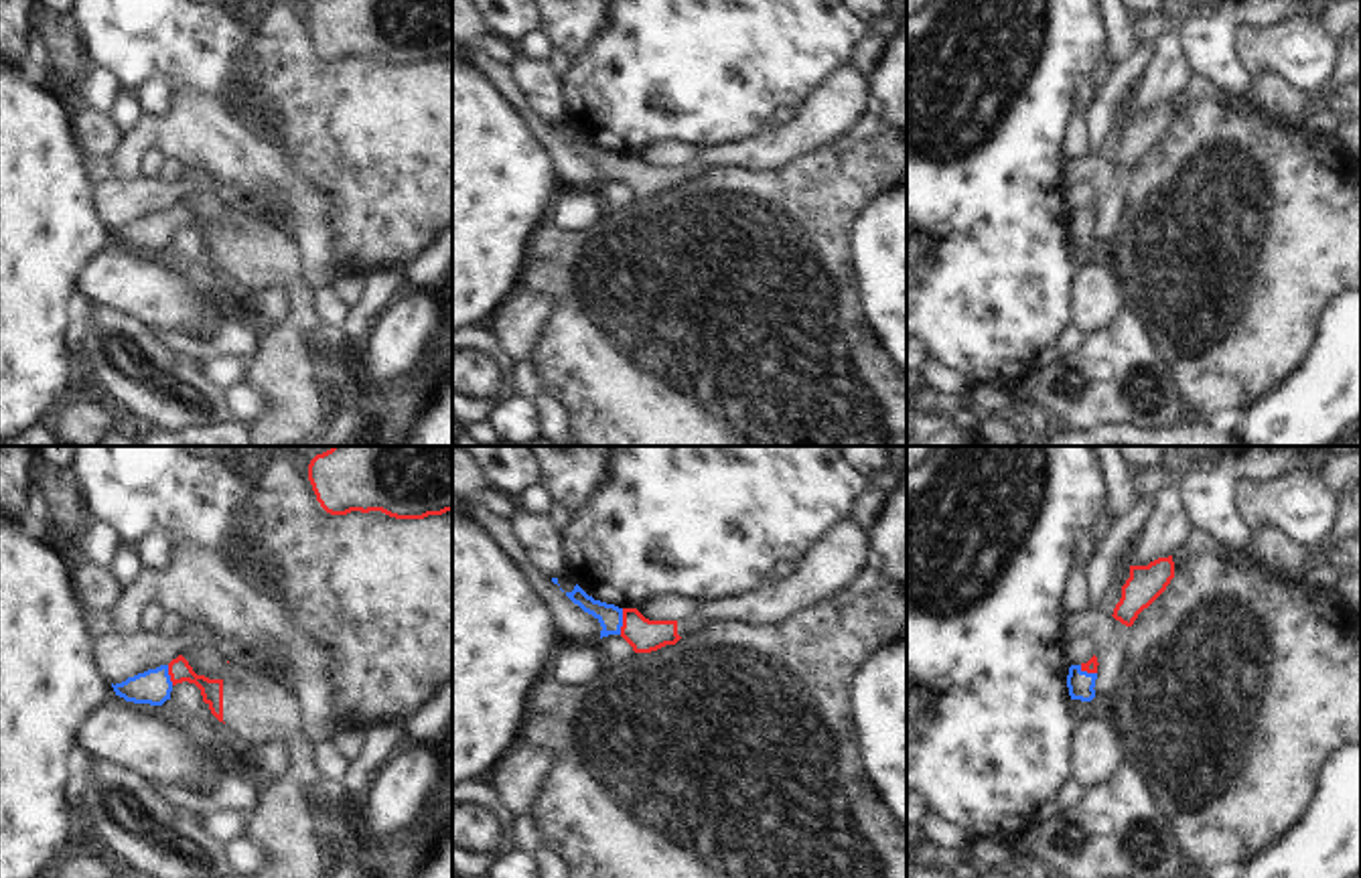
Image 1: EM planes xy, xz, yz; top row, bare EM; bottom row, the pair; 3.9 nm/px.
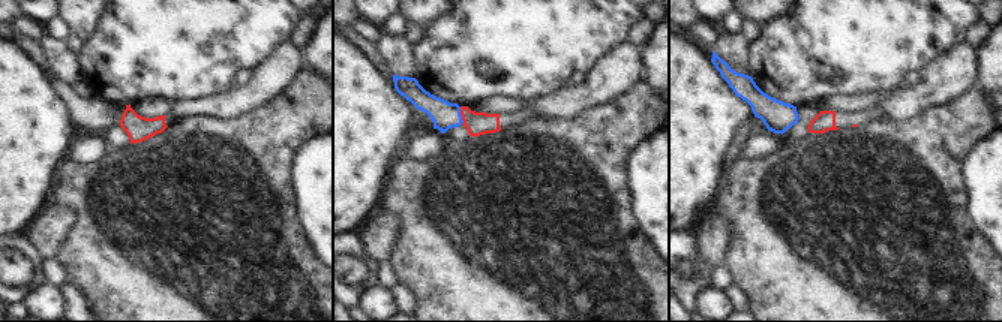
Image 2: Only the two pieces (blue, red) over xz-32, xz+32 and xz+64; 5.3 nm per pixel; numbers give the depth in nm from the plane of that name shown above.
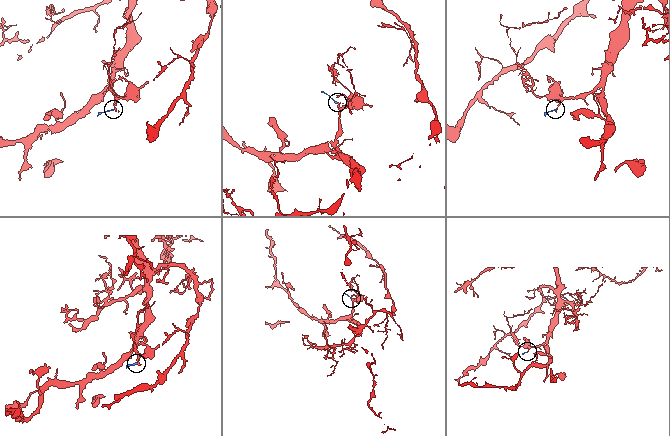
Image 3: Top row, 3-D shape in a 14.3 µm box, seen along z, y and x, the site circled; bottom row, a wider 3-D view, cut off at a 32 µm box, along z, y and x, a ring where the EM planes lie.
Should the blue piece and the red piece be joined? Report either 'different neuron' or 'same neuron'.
same neuron

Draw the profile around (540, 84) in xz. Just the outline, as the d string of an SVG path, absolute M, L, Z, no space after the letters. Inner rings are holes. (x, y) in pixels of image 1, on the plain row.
M517 57L511 63L511 71L517 87L535 114L542 114L550 124L568 120L568 91L564 87L564 77L558 75L548 61Z

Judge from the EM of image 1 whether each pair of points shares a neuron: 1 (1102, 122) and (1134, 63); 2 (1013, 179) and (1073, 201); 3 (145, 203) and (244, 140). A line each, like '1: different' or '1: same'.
1: same
2: different
3: different

